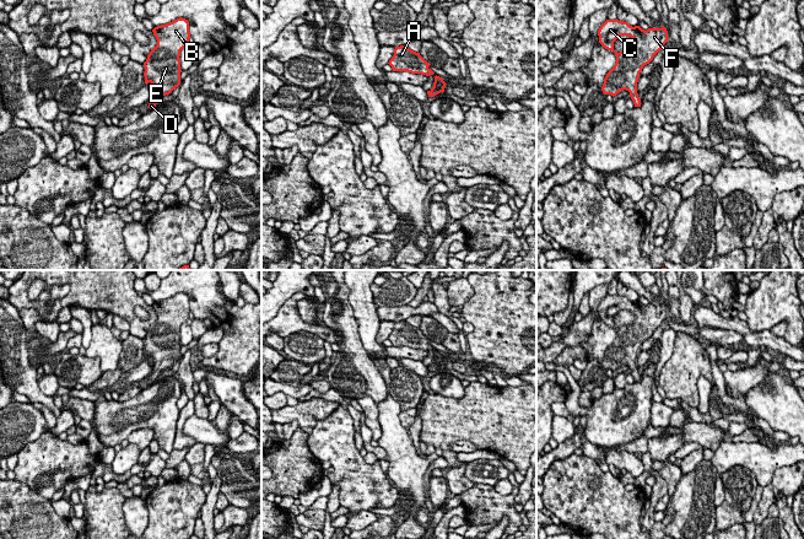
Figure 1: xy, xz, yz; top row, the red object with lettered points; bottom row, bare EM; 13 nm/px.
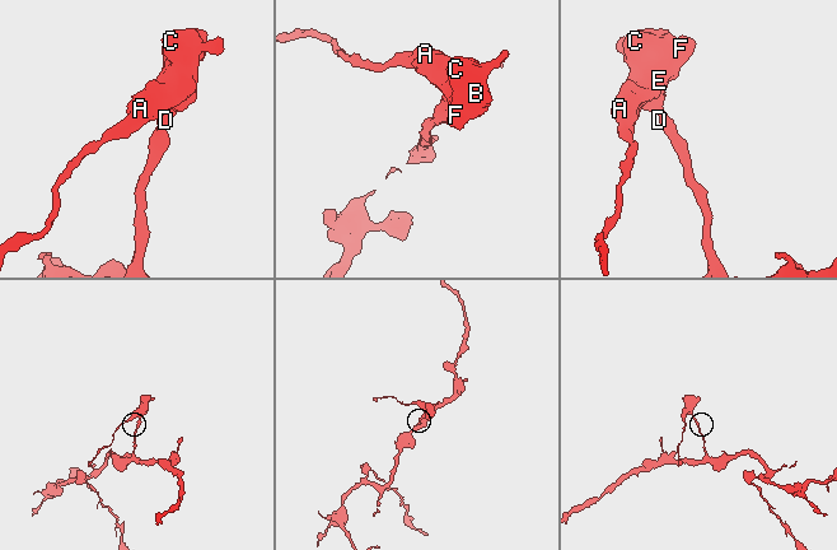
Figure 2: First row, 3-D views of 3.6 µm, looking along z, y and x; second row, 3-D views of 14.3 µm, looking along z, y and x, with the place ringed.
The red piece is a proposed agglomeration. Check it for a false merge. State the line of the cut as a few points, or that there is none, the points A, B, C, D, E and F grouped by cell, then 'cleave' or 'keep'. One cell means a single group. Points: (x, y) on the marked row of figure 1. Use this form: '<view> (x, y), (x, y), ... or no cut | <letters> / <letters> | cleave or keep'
no cut | A B C D E F | keep

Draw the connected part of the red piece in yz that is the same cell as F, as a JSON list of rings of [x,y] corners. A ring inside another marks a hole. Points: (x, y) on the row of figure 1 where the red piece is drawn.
[[[606,20],[598,31],[599,43],[616,56],[614,68],[606,74],[601,91],[604,95],[616,96],[622,90],[630,92],[635,107],[641,107],[637,93],[637,82],[643,66],[649,64],[654,55],[668,42],[668,31],[662,28],[642,29],[640,26],[630,26],[619,20]],[[620,36],[635,39],[635,45],[620,53],[614,50],[614,42]]]

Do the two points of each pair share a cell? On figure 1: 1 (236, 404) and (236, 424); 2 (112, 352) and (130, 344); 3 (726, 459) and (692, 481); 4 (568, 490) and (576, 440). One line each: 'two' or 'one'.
1: two
2: two
3: two
4: two

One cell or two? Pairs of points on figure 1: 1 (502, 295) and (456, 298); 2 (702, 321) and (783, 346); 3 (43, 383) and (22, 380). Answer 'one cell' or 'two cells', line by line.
1: two cells
2: one cell
3: two cells

